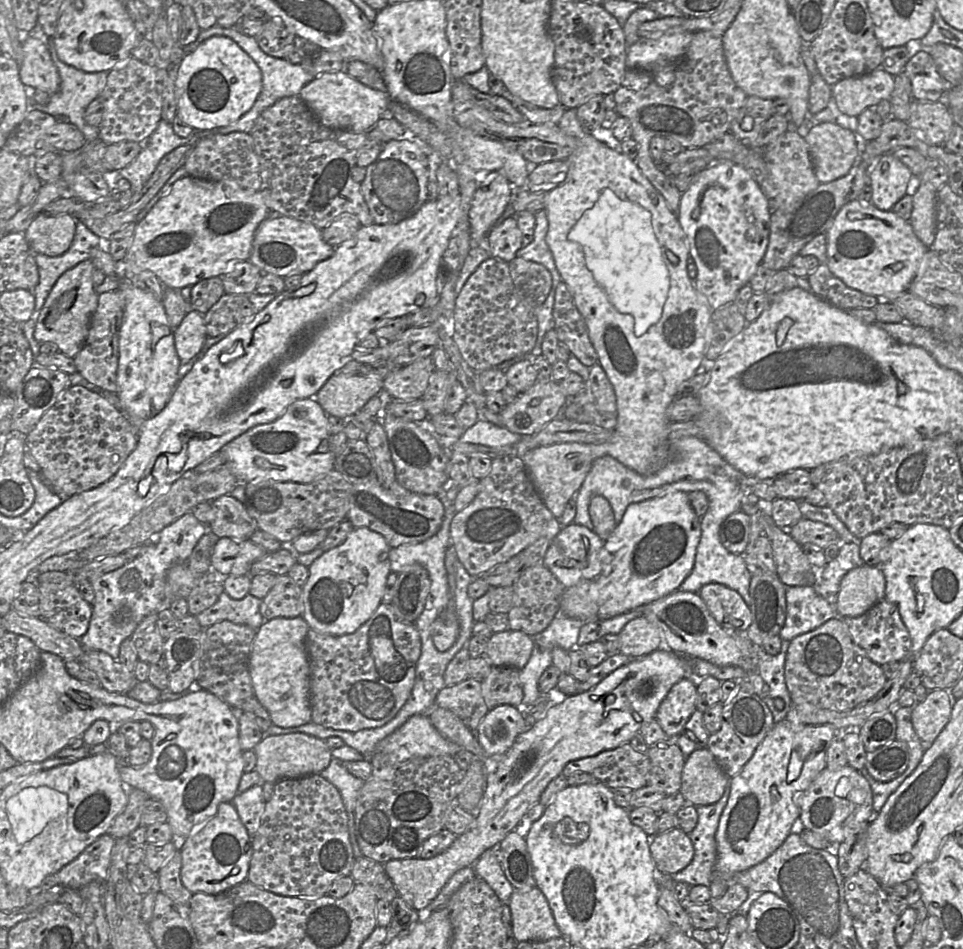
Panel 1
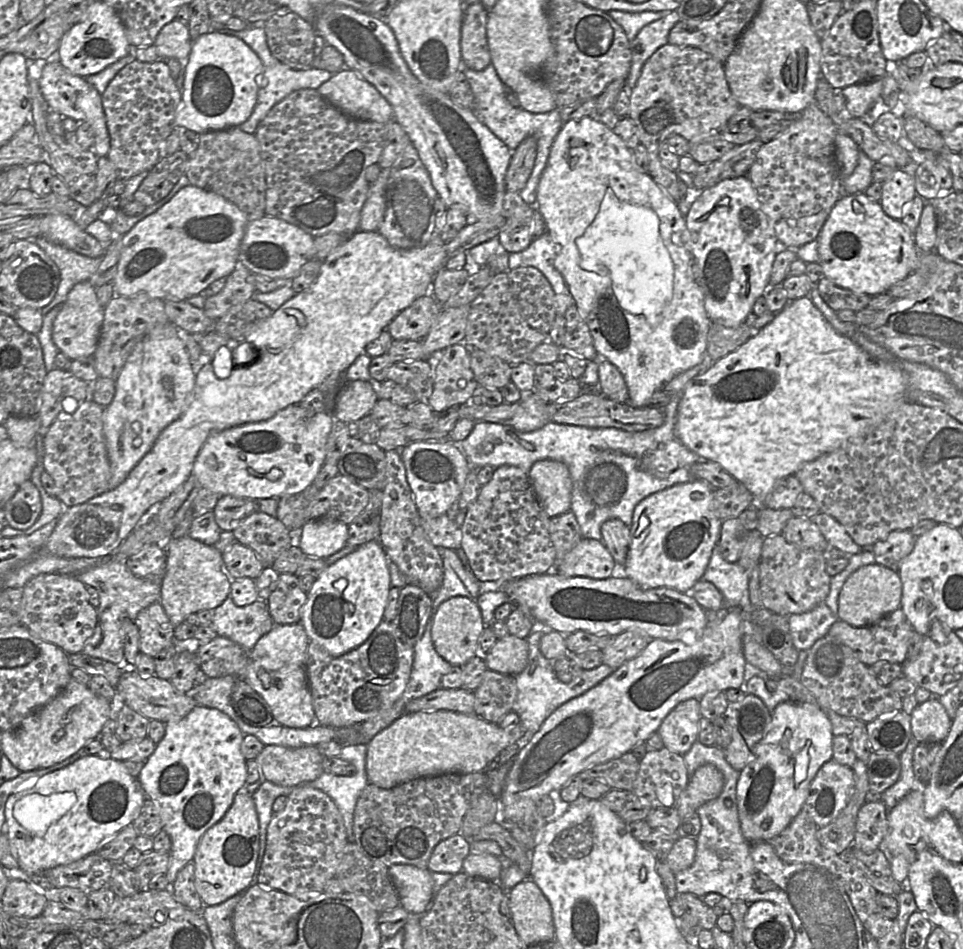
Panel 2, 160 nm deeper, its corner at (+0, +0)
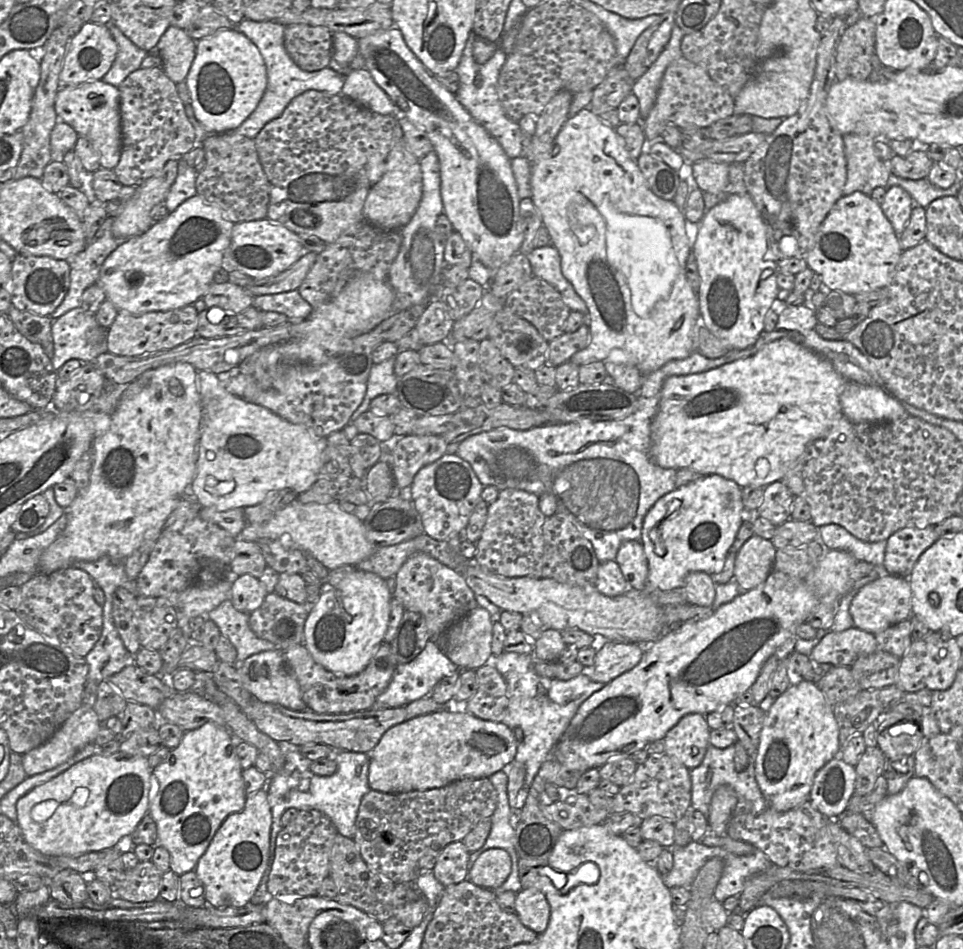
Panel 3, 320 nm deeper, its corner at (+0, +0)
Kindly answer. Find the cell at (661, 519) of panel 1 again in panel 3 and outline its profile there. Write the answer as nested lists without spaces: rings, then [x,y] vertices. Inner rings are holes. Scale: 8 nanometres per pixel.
[[[719,474],[702,476],[659,498],[646,514],[640,542],[648,561],[648,585],[668,591],[682,586],[690,572],[719,572],[743,523],[741,487]]]

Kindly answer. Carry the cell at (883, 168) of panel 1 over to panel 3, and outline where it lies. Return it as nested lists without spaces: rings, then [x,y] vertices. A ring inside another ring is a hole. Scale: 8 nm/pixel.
[[[895,185],[887,189],[881,208],[898,237],[908,223],[914,206],[911,195],[902,187]]]

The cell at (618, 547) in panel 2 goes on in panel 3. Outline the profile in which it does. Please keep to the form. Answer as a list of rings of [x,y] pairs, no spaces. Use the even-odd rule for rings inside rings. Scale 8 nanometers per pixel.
[[[640,540],[624,541],[618,549],[615,561],[632,588],[650,592],[648,561]]]

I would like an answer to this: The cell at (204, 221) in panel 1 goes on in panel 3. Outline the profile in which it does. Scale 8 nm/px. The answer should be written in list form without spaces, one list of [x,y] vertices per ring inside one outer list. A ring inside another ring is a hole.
[[[196,194],[184,201],[165,220],[154,223],[144,234],[120,244],[104,261],[96,283],[104,290],[106,299],[118,310],[132,314],[168,311],[192,305],[203,298],[214,283],[214,275],[222,266],[230,245],[234,225],[218,206]]]

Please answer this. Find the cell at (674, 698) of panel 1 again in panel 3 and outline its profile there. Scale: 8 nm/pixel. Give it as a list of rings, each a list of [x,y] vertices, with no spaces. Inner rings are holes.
[[[684,715],[663,738],[664,752],[688,769],[699,766],[705,756],[711,729],[705,715]]]

